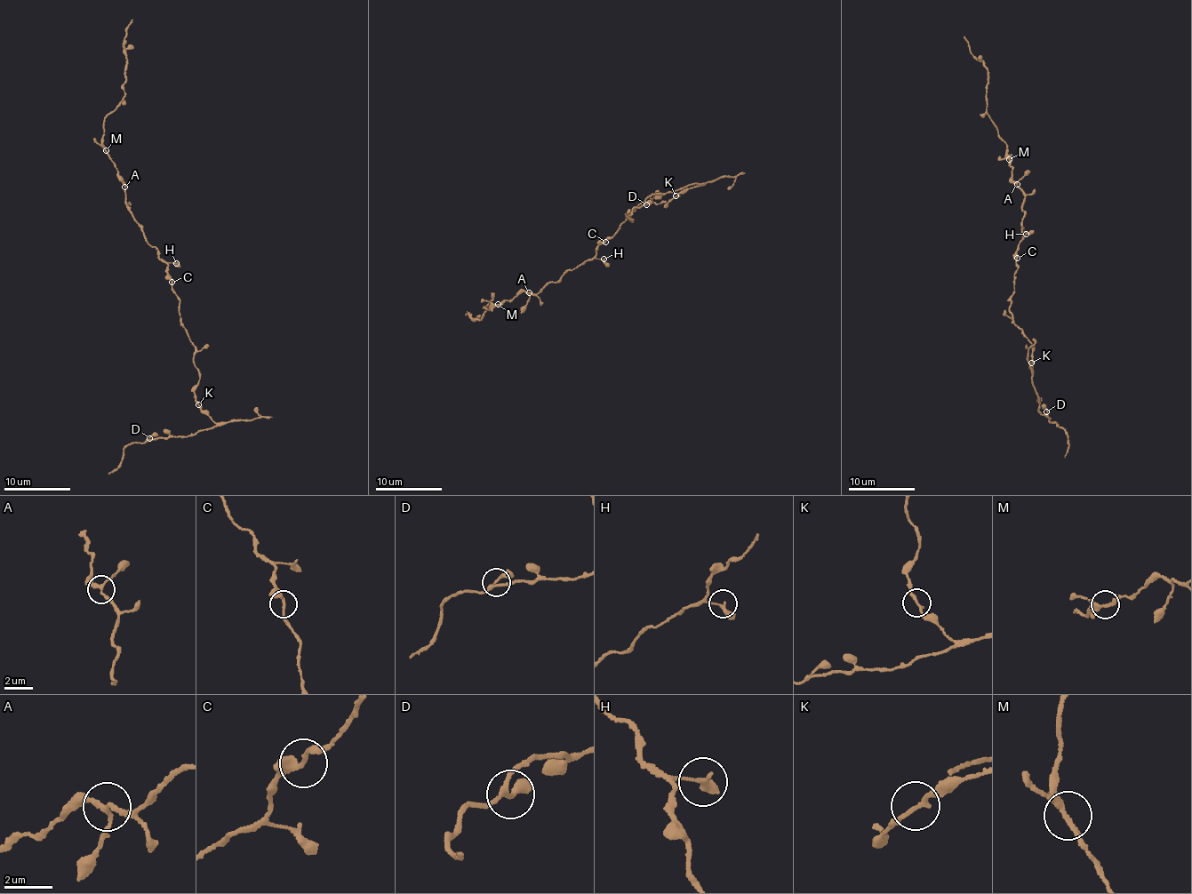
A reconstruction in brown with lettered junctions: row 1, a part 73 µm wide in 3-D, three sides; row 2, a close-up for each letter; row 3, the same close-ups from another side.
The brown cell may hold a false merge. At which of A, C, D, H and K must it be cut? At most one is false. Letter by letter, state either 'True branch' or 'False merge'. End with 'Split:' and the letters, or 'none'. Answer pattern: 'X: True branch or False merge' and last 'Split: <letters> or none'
A: True branch
C: True branch
D: True branch
H: True branch
K: True branch
Split: none

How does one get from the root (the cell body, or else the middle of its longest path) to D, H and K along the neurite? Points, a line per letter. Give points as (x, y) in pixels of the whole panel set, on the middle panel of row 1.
D: (603, 241), (640, 203), (651, 199), (668, 204), (699, 185), (653, 193), (646, 204)
H: (603, 241), (595, 253), (597, 258), (604, 259)
K: (603, 241), (615, 232), (640, 203), (648, 203), (651, 199), (659, 203), (662, 201), (668, 204), (676, 195)

